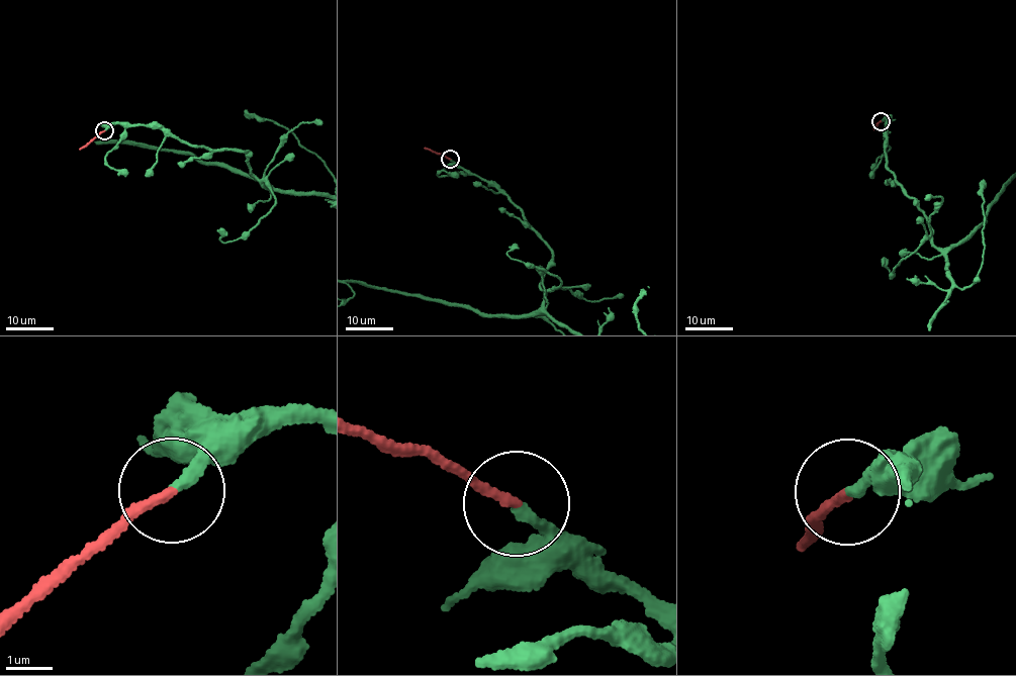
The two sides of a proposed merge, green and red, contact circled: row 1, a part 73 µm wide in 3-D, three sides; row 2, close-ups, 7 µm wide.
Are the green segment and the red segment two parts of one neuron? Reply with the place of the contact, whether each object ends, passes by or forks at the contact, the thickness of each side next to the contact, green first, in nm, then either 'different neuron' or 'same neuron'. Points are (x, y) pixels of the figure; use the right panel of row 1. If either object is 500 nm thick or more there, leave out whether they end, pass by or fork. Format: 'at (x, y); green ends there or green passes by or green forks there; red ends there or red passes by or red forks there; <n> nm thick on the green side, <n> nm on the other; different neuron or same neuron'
at (881, 121); green ends there; red ends there; 240 nm thick on the green side, 200 nm on the other; same neuron

